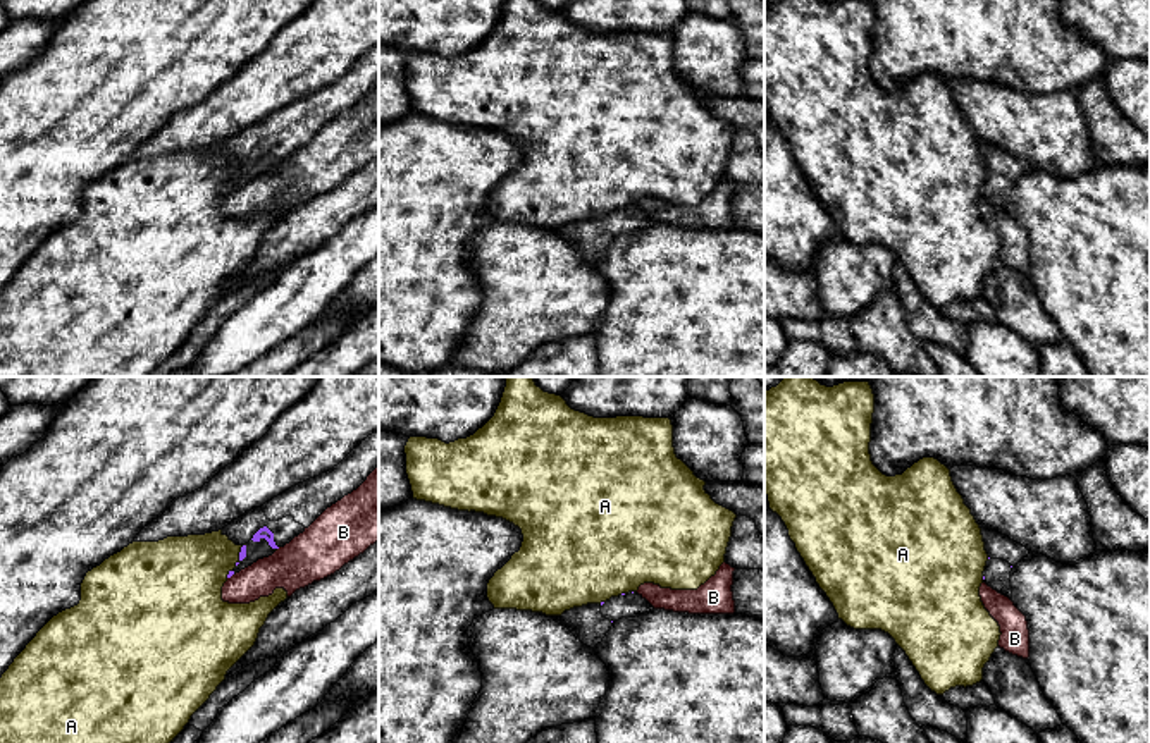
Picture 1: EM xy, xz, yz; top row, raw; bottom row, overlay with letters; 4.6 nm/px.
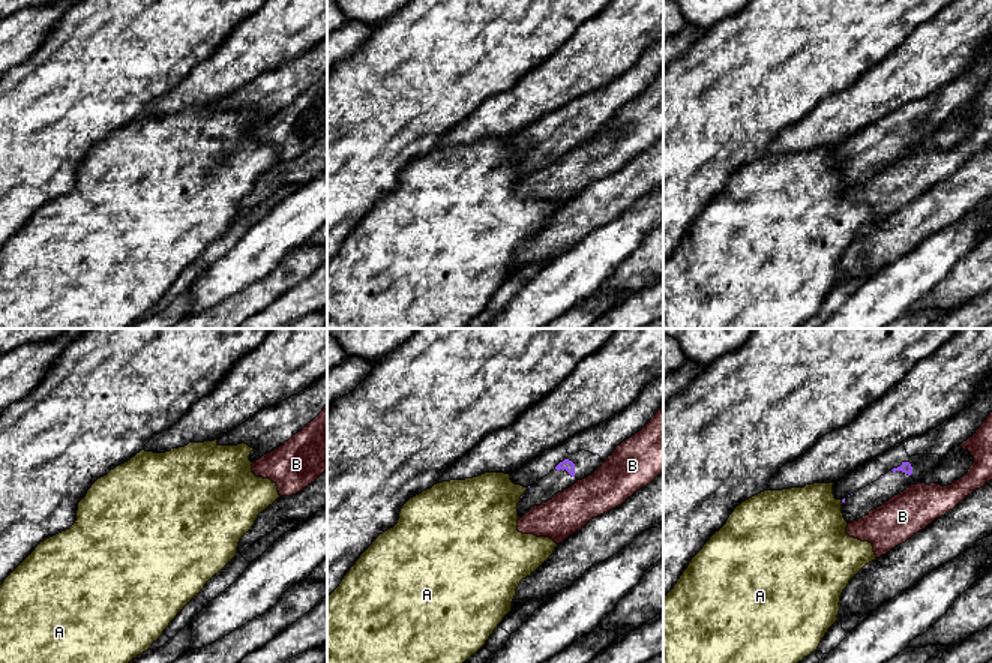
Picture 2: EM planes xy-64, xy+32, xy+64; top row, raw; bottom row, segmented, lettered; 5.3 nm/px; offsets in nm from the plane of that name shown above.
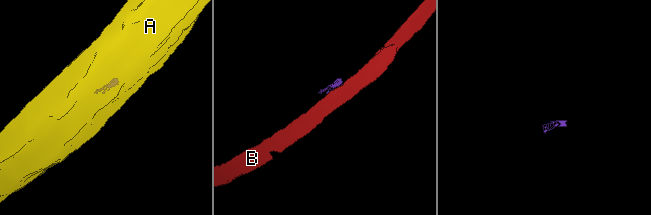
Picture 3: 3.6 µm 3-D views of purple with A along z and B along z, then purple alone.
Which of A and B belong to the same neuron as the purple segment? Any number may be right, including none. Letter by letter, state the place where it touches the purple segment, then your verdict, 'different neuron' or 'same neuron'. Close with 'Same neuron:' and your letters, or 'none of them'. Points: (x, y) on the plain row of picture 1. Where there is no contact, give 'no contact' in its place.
A: meets purple in xy at (240, 169); different neuron
B: meets purple in xy at (229, 191); different neuron
Same neuron: none of them

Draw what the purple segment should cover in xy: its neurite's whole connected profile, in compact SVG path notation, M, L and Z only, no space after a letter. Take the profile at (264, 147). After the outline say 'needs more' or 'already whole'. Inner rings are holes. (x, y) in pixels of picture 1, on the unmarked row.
M379 45L362 55L337 81L291 101L262 122L251 124L222 143L241 162L227 193L272 170L303 148L327 122L356 105L379 81Z; needs more

